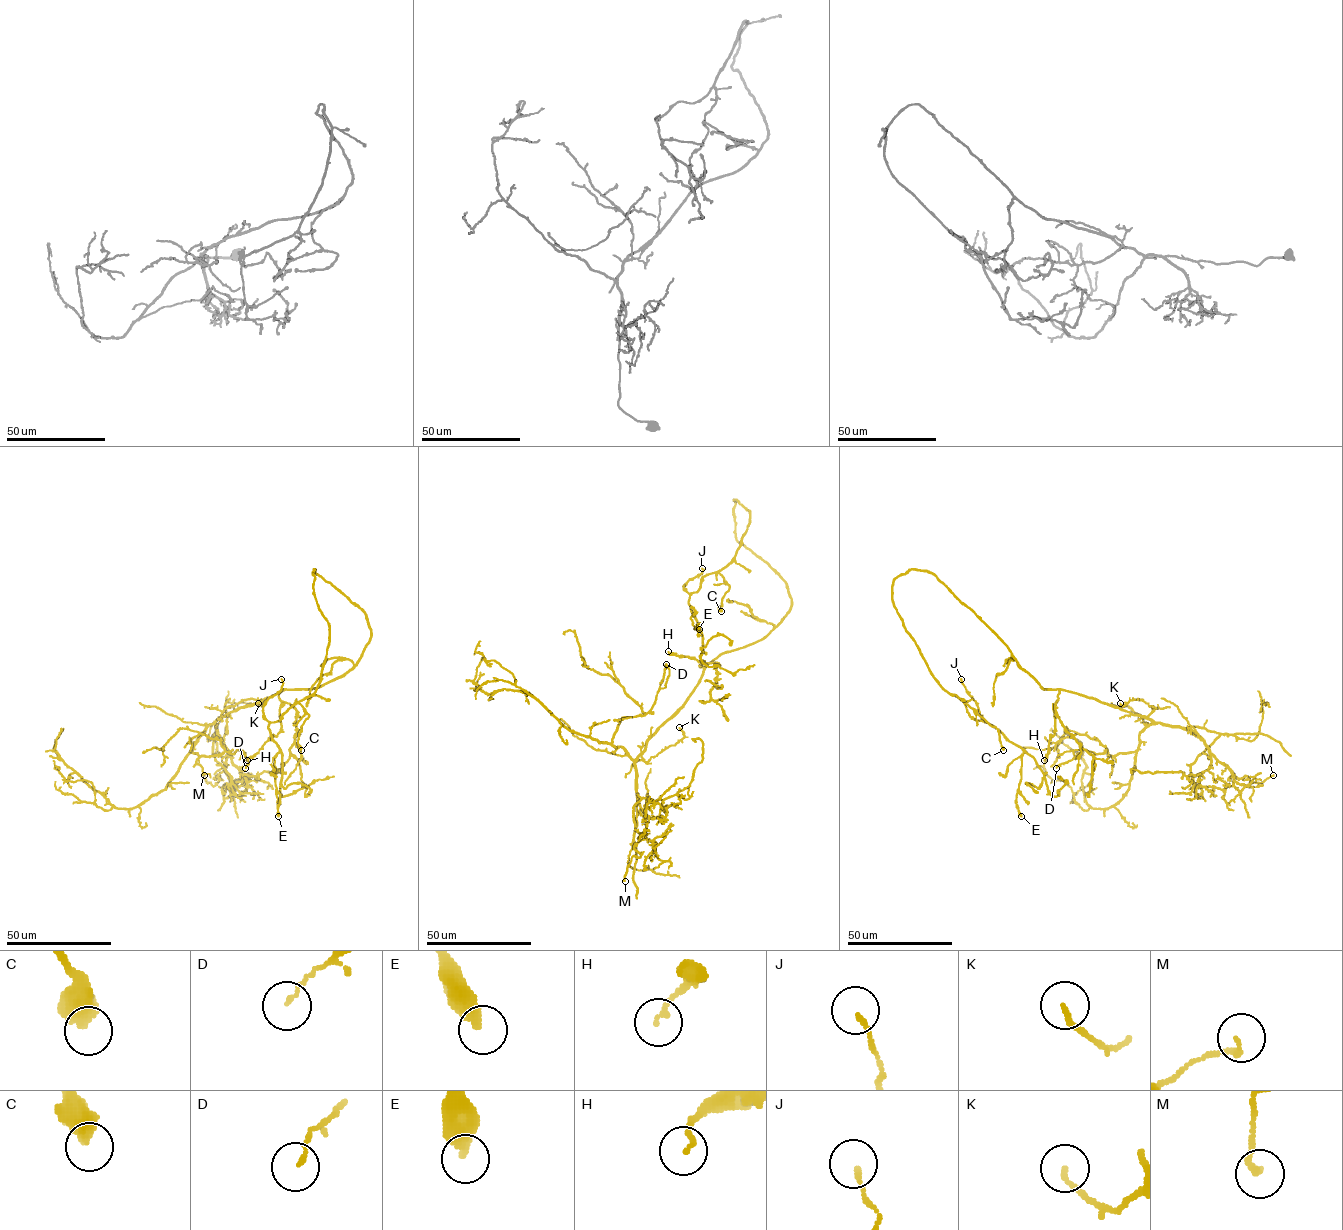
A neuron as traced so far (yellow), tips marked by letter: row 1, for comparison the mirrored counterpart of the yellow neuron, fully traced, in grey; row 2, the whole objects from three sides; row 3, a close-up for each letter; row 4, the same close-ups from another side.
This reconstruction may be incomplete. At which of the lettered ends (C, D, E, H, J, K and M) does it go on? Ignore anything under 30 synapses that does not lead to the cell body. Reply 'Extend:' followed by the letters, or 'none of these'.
Extend: none of these

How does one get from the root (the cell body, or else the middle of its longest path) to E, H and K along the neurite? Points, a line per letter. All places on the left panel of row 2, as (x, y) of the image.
E: (370, 637), (366, 614), (314, 569), (329, 645), (315, 691), (268, 726), (279, 749), (278, 816)
H: (370, 637), (361, 658), (345, 674), (316, 688), (282, 691), (279, 694), (281, 731), (247, 760)
K: (370, 637), (356, 664), (338, 678), (284, 689), (220, 717), (240, 701), (264, 700), (258, 703)

